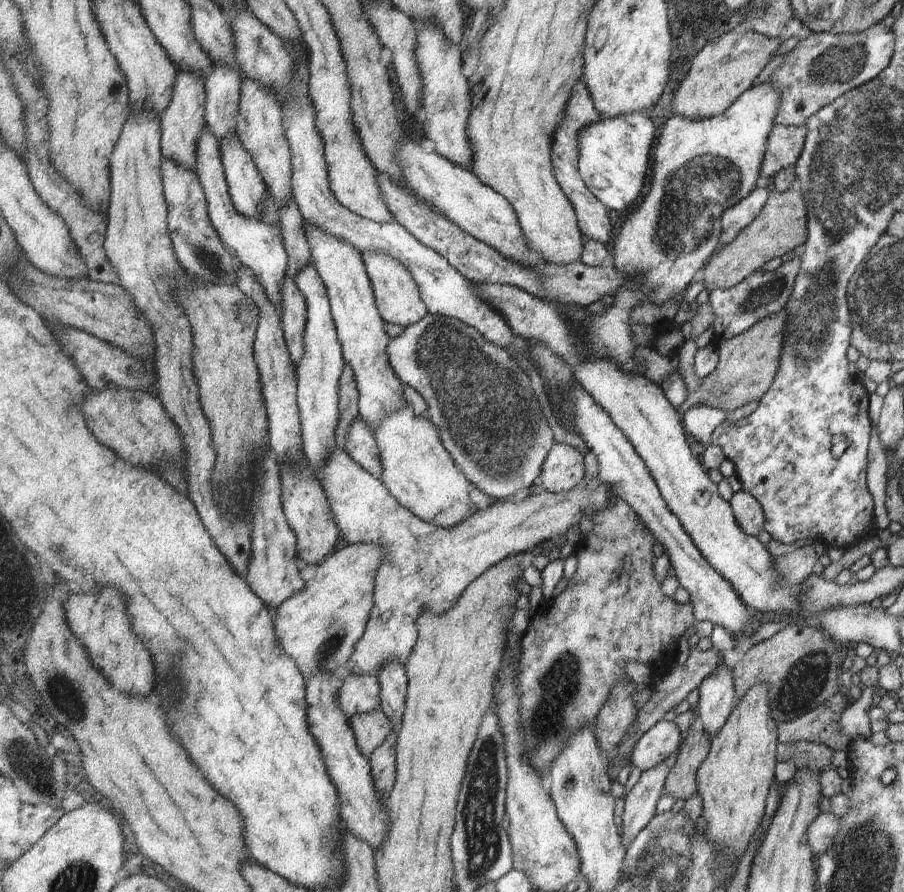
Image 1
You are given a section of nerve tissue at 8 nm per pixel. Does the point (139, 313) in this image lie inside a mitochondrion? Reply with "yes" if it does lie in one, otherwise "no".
no

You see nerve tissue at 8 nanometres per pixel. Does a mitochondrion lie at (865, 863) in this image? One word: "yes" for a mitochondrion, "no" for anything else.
yes

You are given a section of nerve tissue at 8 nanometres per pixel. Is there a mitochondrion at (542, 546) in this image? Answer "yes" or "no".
no

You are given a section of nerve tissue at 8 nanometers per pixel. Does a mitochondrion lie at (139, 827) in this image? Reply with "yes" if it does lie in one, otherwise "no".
no

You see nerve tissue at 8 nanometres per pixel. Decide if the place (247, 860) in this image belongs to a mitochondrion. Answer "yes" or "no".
no

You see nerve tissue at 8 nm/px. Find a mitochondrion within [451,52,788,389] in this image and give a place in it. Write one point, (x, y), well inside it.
(704, 186)

